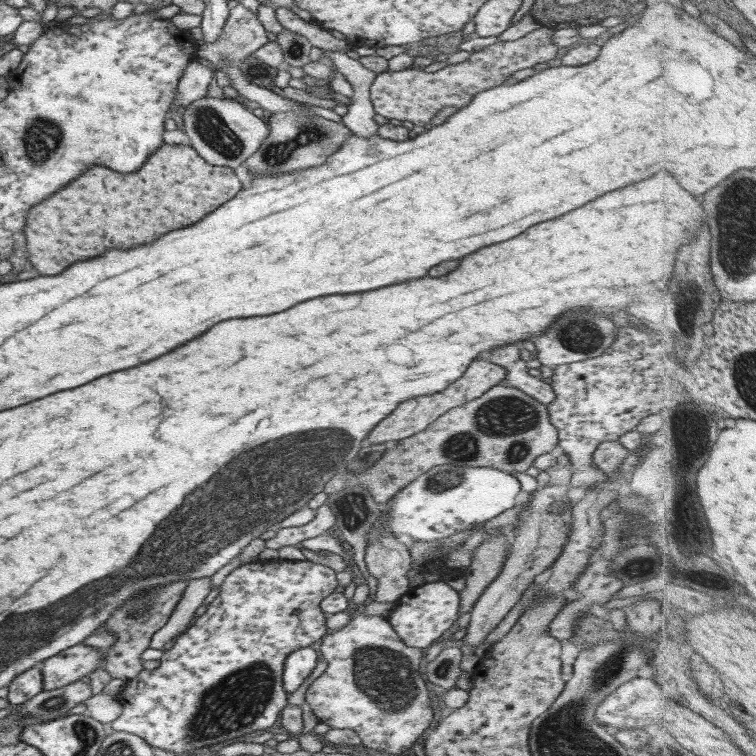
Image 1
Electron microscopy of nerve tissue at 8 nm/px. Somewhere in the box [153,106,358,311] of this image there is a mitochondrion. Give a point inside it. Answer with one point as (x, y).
(275, 154)

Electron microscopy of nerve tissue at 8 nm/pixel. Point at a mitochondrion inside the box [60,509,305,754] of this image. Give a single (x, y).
(234, 703)

